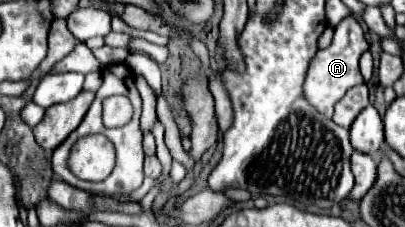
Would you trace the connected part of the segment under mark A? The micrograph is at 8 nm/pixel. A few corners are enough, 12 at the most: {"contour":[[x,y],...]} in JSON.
{"contour":[[353,16],[335,26],[331,46],[309,64],[303,90],[333,116],[345,92],[363,84],[369,44]]}

